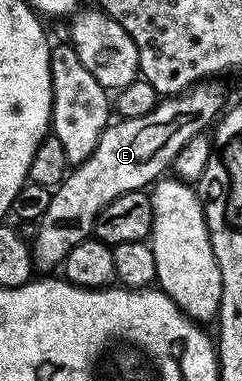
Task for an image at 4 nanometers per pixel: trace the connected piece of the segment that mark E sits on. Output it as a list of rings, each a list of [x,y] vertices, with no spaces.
[[[212,81],[207,85],[197,85],[187,91],[181,91],[178,95],[161,98],[157,102],[156,108],[150,113],[133,119],[121,118],[116,121],[120,123],[113,122],[105,129],[94,153],[90,153],[90,157],[86,157],[86,161],[75,164],[69,170],[63,183],[53,190],[50,209],[46,209],[46,213],[38,220],[36,237],[30,243],[32,261],[37,272],[55,272],[52,270],[55,267],[57,270],[63,264],[70,249],[74,249],[74,245],[78,245],[83,239],[87,239],[93,234],[98,213],[102,213],[102,209],[106,209],[106,205],[110,205],[110,201],[114,201],[114,197],[131,191],[143,191],[149,185],[155,184],[167,172],[164,170],[167,167],[169,170],[175,164],[178,149],[182,149],[182,145],[186,145],[186,141],[190,141],[190,137],[194,137],[200,131],[208,131],[217,122],[222,108],[225,106],[224,91],[218,84],[219,82]]]

